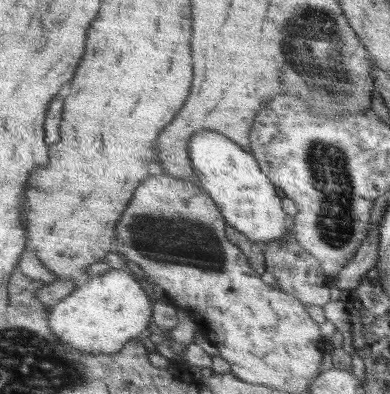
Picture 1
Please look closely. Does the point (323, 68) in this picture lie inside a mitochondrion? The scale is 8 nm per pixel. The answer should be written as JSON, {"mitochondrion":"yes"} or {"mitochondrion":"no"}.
{"mitochondrion":"yes"}

